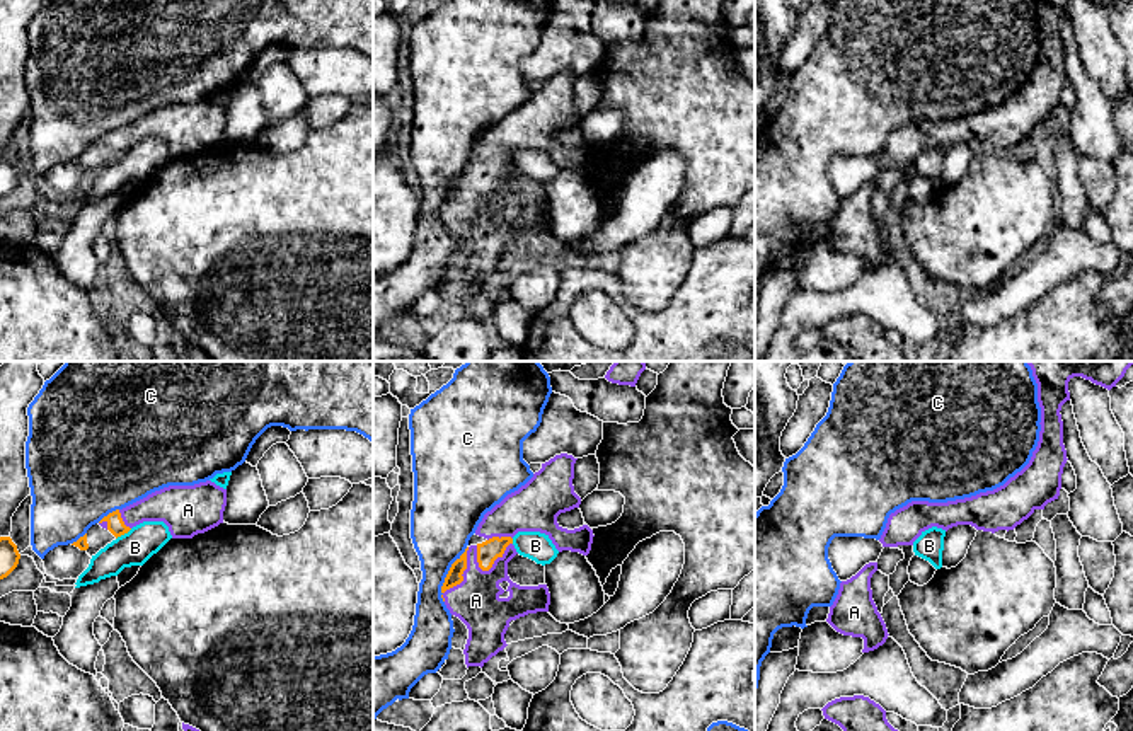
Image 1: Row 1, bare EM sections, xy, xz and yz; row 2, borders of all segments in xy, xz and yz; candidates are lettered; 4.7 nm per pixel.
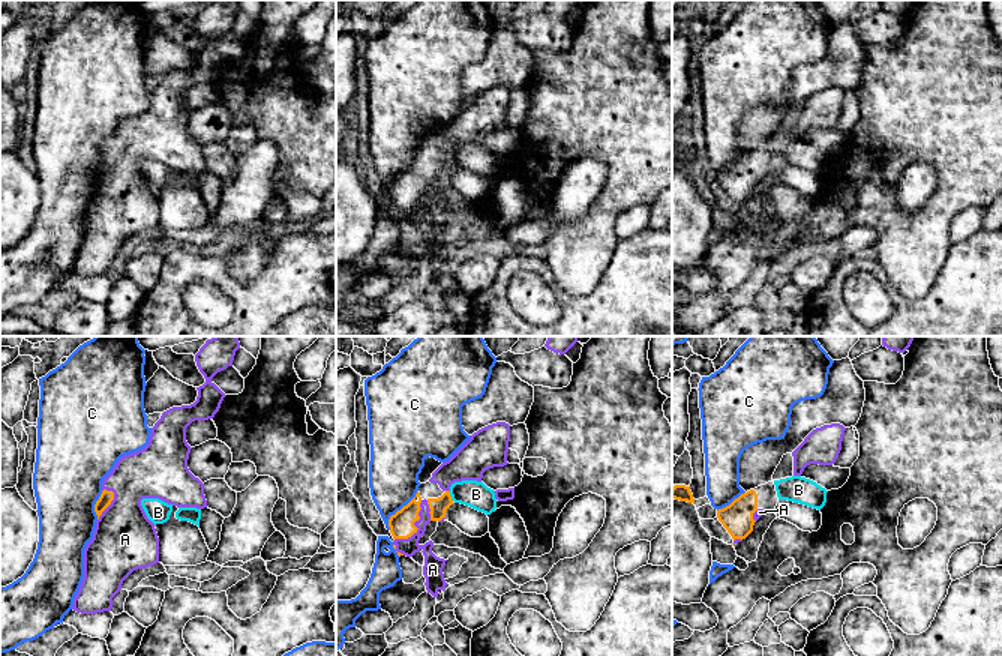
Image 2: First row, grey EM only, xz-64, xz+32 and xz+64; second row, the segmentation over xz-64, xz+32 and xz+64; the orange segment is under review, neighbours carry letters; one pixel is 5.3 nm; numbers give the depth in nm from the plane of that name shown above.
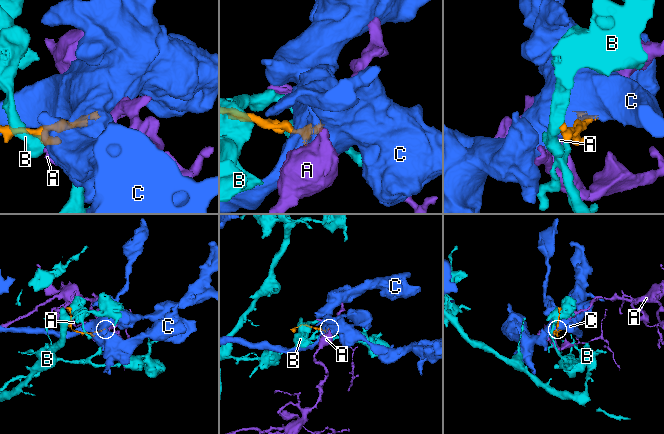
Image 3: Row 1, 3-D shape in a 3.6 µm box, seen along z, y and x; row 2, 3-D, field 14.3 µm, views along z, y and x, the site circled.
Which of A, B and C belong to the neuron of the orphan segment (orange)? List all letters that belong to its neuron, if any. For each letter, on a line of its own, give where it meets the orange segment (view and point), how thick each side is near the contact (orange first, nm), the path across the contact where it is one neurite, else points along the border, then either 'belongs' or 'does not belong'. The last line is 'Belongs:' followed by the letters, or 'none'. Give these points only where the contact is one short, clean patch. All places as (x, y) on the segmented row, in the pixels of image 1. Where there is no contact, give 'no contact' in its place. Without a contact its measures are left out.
A: xz (494, 559) | 100/220 nm | belongs
B: xy (123, 534) | 80/160 nm | does not belong
C: xz (447, 575) | 70/300 nm | does not belong
Belongs: A

